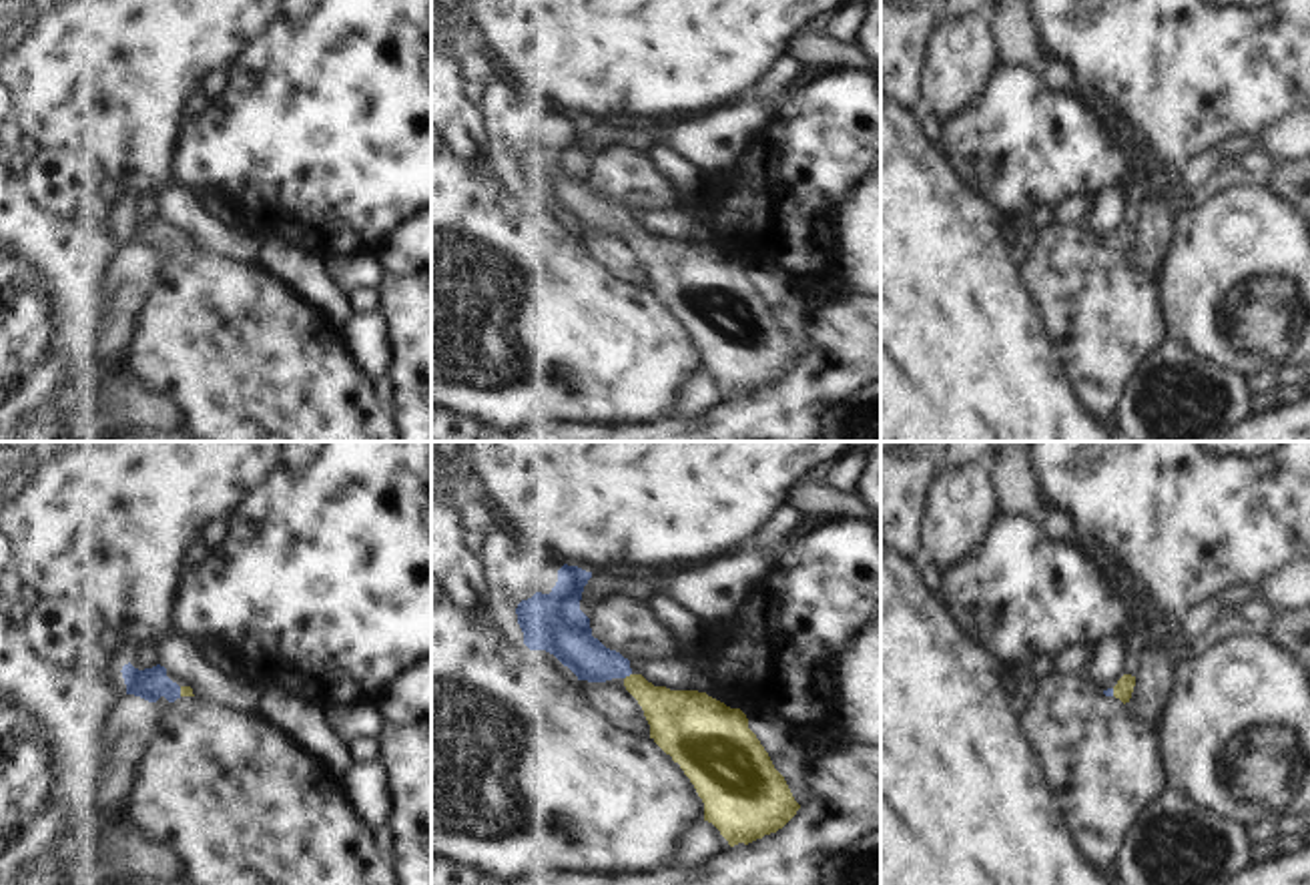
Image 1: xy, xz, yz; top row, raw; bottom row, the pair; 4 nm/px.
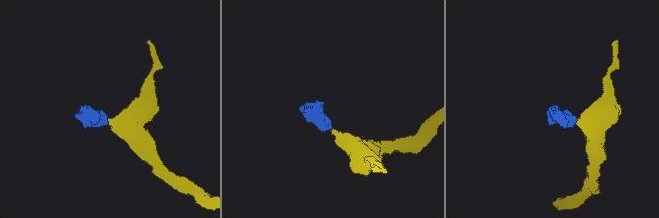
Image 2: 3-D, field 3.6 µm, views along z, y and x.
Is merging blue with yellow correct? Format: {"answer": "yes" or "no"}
{"answer": "yes"}

